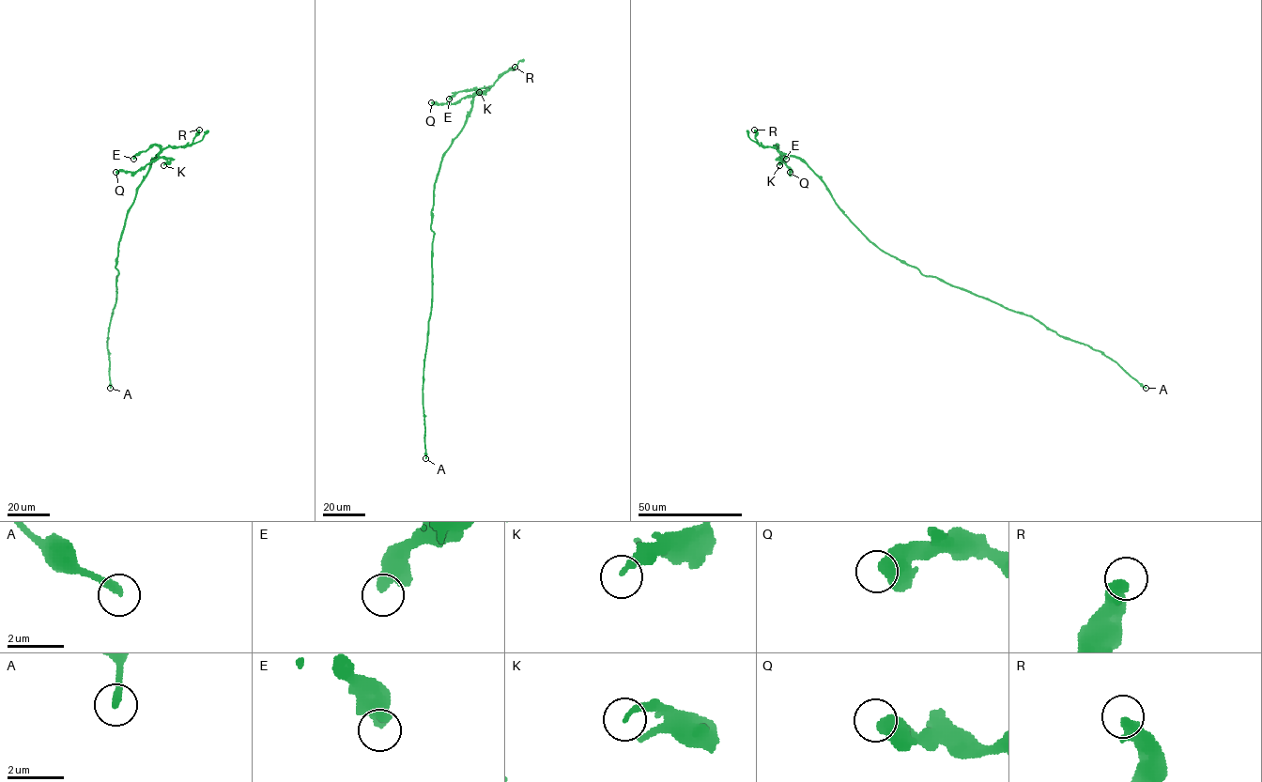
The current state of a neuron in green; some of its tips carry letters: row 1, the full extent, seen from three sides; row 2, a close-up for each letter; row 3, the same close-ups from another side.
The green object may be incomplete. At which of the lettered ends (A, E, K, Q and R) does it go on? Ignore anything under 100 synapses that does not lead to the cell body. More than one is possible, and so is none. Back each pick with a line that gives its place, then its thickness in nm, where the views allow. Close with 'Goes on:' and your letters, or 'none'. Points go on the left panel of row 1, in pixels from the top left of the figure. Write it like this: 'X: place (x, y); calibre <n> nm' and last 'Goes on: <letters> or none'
A: place (110, 388); calibre 280 nm
Goes on: A

